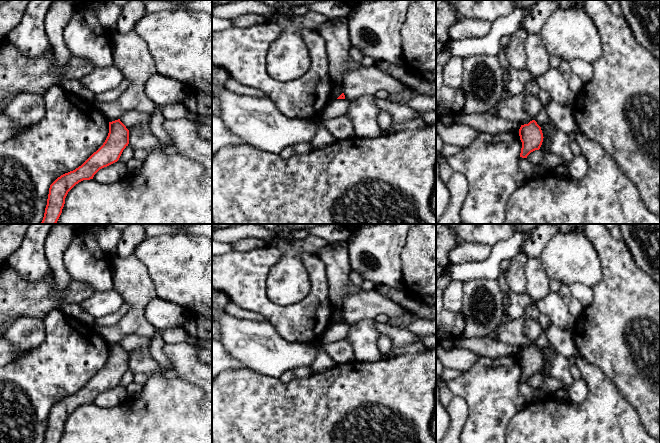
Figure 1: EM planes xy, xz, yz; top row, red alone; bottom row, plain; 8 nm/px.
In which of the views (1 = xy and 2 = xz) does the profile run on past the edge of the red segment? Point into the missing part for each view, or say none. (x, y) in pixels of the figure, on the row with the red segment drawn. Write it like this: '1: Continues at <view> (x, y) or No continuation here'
1: No continuation here
2: No continuation here

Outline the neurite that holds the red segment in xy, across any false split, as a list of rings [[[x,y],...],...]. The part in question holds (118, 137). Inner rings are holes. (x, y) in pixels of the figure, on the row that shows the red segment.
[[[120,119],[109,122],[109,133],[103,145],[81,166],[58,177],[49,188],[41,224],[56,224],[68,192],[79,182],[93,179],[102,168],[117,162],[129,144],[129,130]]]

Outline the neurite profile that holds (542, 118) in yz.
[[[541,89],[537,96],[541,101],[542,106],[534,120],[539,126],[545,127],[551,121],[546,111],[546,106],[552,100],[552,98],[551,95],[544,89]]]

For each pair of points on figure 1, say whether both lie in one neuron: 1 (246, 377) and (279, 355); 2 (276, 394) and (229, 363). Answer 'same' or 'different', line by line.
1: different
2: different

